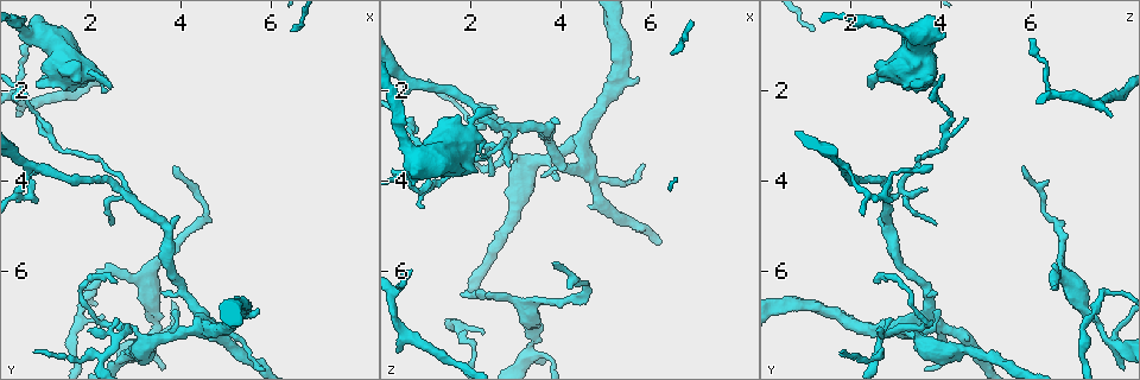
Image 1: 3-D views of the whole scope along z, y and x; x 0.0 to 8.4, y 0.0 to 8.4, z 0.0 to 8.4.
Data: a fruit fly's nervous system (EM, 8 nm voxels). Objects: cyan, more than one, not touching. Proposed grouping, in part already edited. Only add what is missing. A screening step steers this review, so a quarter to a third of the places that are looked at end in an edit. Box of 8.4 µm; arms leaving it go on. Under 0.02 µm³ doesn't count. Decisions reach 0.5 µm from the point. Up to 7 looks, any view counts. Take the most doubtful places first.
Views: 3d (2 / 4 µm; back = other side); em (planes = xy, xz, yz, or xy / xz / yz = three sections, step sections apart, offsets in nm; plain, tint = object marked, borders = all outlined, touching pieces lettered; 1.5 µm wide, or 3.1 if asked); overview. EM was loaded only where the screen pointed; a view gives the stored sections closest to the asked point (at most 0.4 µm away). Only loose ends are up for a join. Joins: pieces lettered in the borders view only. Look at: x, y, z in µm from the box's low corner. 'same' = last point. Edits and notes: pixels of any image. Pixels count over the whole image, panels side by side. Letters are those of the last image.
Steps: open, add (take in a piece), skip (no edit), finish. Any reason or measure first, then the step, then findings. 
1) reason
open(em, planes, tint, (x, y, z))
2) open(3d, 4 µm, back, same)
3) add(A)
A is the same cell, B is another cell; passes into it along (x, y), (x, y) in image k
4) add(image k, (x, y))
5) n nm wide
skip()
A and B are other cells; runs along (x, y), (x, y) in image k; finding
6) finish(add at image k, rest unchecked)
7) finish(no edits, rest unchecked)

an open end
open(3d, 2 µm, (1.80, 6.40, 6.55))

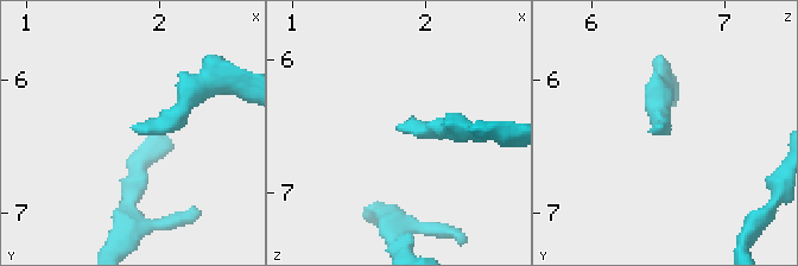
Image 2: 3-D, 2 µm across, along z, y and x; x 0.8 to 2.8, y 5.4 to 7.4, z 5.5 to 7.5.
open(em, planes, borders, (1.80, 6.36, 6.52))

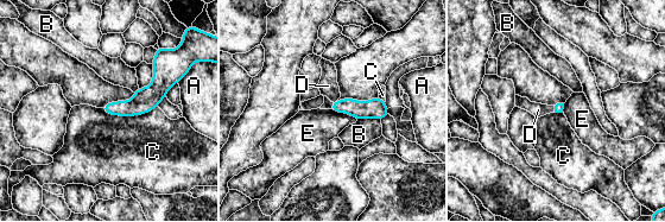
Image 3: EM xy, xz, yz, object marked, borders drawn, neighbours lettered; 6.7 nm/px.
add(image 3, (328, 86))
D is the same cell, A, B, C and E are other cells; passes into it along (371, 108), (335, 101), (328, 86) in image 3; it goes on there

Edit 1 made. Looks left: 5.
open(overview)

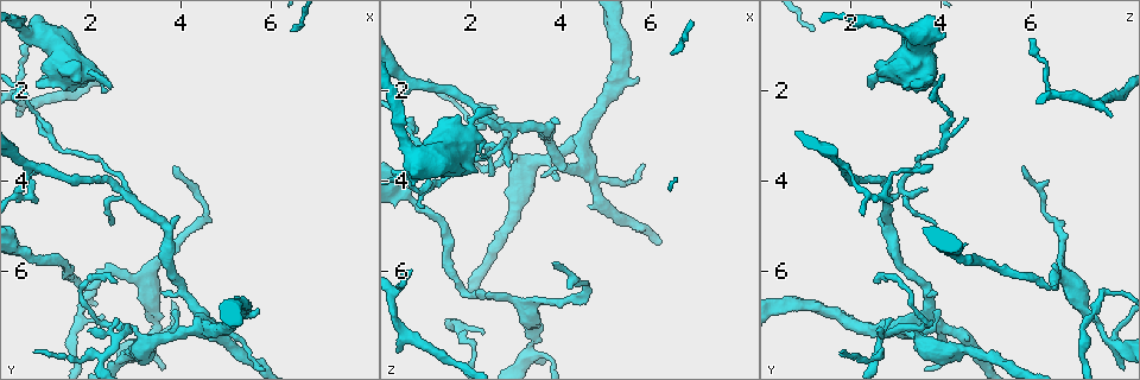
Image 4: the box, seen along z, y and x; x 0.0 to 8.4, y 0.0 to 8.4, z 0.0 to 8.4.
branch stops here
open(em, planes, borders, (2.45, 5.00, 3.90))

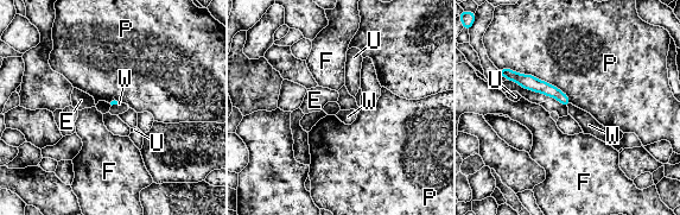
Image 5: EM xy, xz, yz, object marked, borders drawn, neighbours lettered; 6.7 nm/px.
skip()
E, F, P, U and W are other cells; runs along (508, 74), (550, 89), (566, 102) in image 5; none of them fits

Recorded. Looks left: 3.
an open end
open(em, planes, borders, (0.65, 0.90, 6.00))

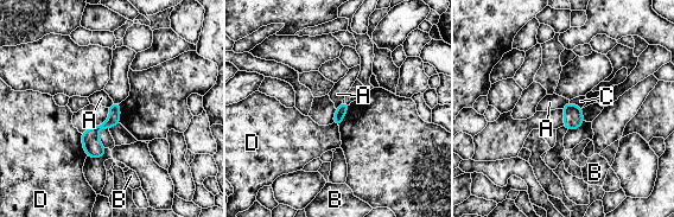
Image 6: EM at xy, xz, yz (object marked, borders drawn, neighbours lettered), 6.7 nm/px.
skip()
A, B, C and D are other cells; runs along (115, 104), (114, 116), (90, 136), (90, 154) in image 6; none of them fits

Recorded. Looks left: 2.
finish(add at image 3, rest unchecked)

